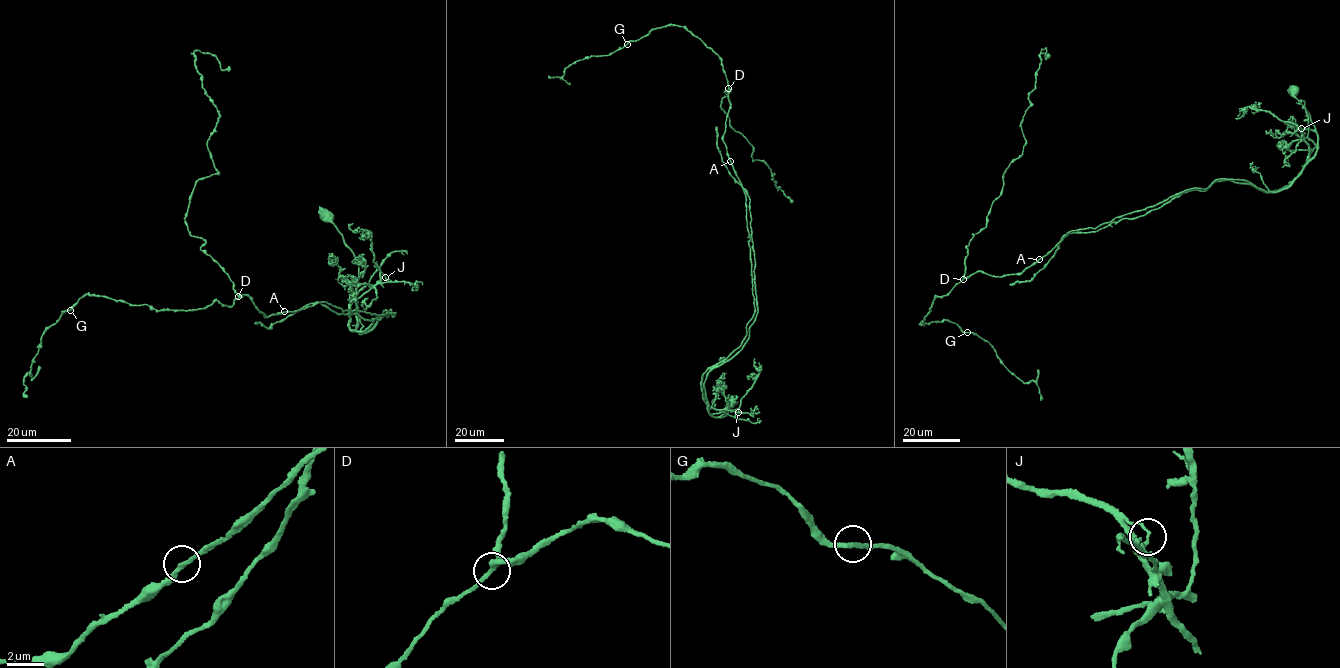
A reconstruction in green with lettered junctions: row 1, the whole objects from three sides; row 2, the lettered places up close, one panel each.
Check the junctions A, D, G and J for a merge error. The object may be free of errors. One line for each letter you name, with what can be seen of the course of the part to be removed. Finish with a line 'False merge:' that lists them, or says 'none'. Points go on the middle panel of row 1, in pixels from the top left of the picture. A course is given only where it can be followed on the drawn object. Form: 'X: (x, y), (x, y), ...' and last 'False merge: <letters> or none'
J: (738, 412), (708, 405), (700, 385), (707, 370), (739, 347), (754, 311), (746, 195), (723, 161), (715, 126)
False merge: J

